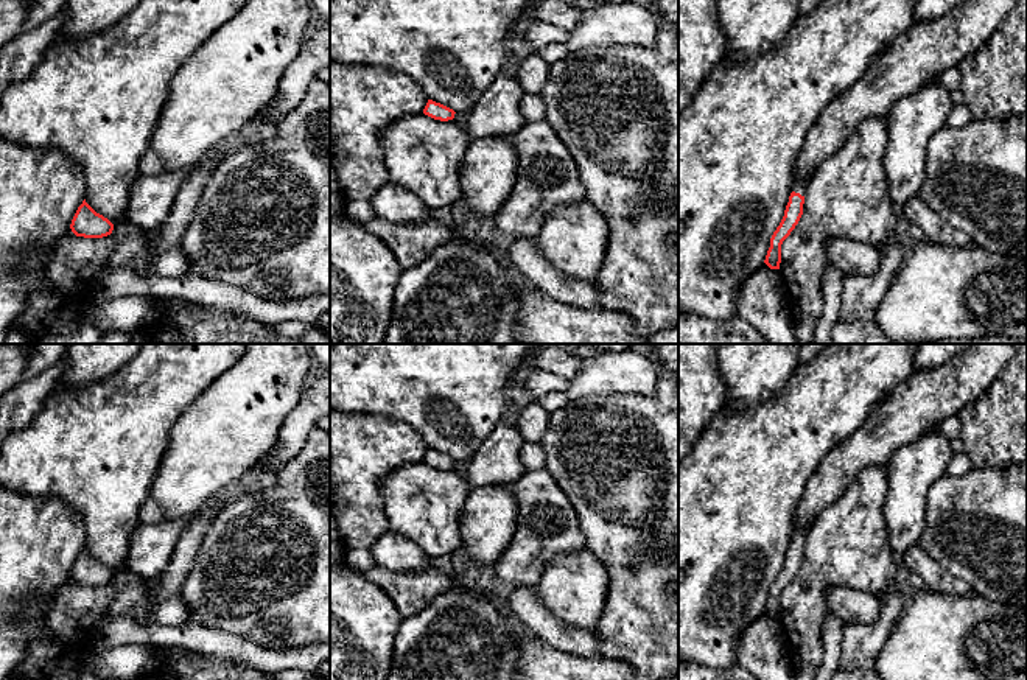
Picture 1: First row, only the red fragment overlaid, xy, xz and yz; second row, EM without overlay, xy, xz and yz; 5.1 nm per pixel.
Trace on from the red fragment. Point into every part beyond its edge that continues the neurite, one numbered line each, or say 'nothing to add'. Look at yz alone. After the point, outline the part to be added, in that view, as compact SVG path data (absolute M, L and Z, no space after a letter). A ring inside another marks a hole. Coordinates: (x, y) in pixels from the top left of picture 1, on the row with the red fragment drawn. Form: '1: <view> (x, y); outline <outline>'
1: yz (800, 185); outline M809 179L795 181L792 191L800 193L801 196L804 196L806 195L806 188L808 188L808 182L809 182Z

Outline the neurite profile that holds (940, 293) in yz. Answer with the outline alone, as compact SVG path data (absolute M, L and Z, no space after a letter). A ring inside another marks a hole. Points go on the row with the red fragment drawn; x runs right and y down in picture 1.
M915 237L873 321L884 335L909 344L973 341L987 335L1025 336L1027 260L993 254L974 243L948 247Z

